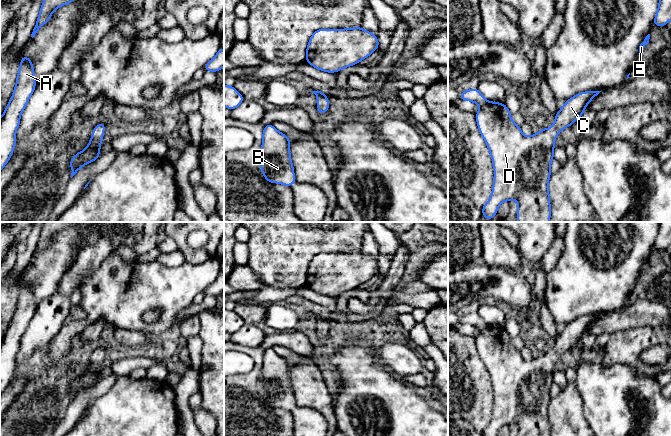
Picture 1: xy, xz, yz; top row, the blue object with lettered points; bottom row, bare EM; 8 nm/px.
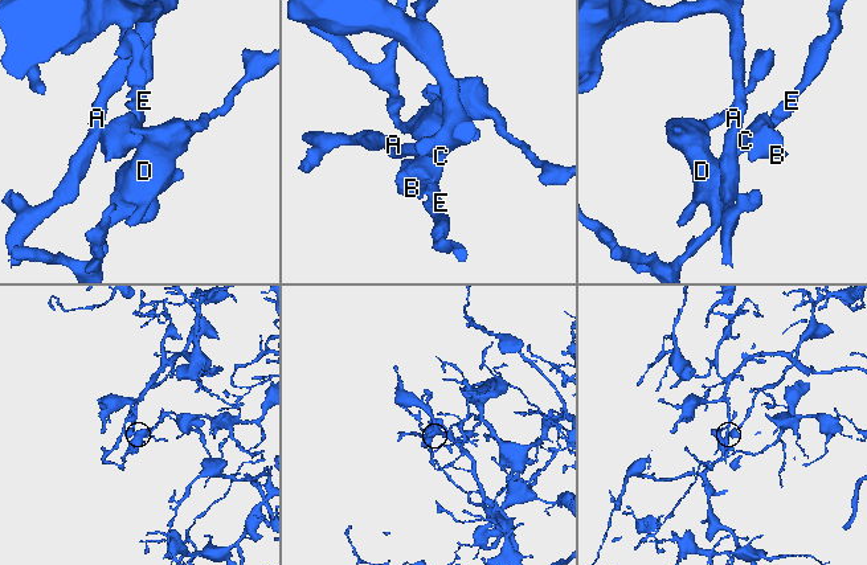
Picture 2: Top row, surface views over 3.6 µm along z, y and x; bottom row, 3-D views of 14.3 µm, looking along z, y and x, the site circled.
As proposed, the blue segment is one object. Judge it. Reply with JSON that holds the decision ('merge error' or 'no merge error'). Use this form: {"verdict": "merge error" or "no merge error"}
{"verdict": "no merge error"}

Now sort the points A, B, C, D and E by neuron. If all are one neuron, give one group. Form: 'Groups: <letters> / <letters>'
Groups: A B C D E

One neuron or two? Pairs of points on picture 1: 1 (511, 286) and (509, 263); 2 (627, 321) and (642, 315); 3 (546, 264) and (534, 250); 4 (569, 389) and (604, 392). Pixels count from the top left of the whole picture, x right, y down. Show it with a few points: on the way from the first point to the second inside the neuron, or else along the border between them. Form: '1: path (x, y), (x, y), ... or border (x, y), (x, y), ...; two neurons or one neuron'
1: border (488, 264), (502, 266), (513, 272); two neurons
2: path (631, 317), (638, 315); one neuron
3: border (554, 239), (539, 264); two neurons
4: border (575, 382), (582, 400), (583, 413); two neurons

